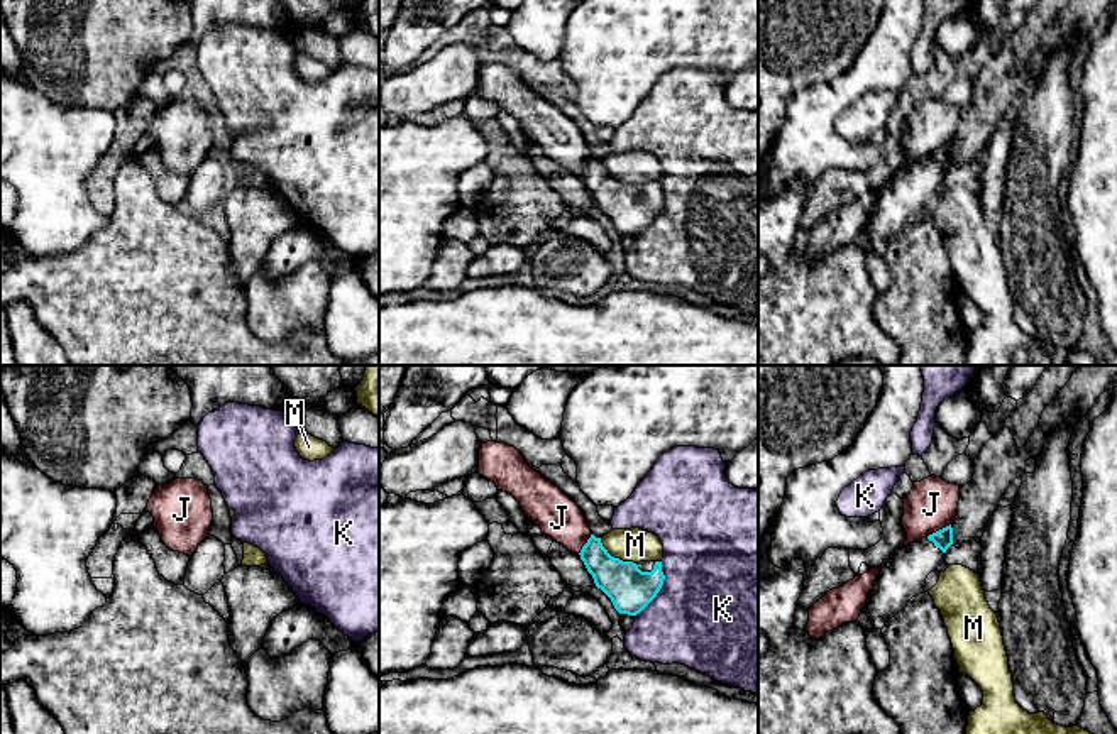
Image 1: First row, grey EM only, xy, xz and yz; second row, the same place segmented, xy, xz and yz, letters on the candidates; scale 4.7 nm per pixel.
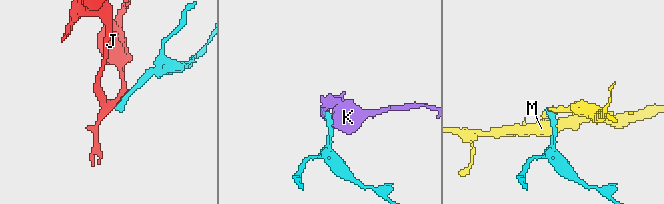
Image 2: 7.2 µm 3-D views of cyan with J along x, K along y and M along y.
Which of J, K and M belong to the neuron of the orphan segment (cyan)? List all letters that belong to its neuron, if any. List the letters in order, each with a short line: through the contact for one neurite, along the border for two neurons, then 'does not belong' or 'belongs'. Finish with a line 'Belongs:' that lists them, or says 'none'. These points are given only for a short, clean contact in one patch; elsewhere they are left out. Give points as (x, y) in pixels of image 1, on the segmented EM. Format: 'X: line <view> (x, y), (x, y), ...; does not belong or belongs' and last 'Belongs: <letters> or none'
J: does not belong
K: does not belong
M: line xz (599, 538), (611, 555), (635, 564); does not belong
Belongs: none

